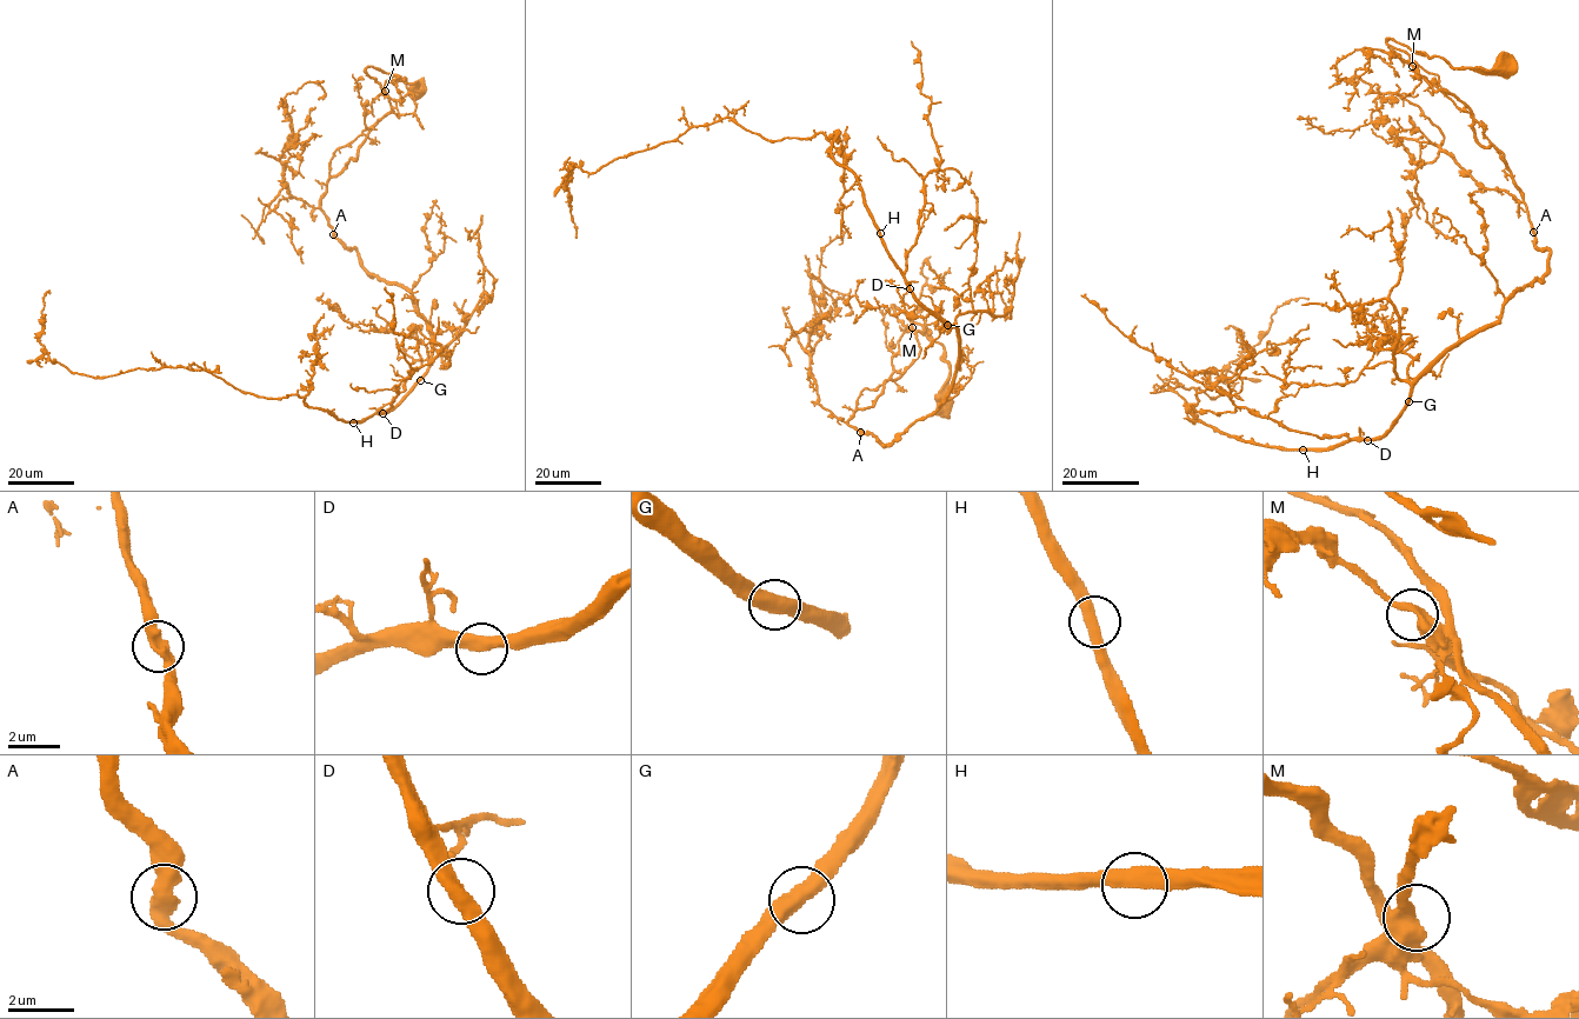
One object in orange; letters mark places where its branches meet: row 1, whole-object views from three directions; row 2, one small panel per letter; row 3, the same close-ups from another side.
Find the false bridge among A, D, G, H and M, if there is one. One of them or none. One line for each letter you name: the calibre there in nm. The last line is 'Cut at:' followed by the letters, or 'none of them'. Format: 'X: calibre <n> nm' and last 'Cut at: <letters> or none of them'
Cut at: none of them

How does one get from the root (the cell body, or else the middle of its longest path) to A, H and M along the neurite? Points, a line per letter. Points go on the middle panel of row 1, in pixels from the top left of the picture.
A: (943, 407), (943, 347), (892, 305), (908, 331), (898, 341), (892, 374), (858, 398), (847, 424), (860, 432)
H: (943, 407), (943, 347), (892, 305), (893, 373), (847, 424), (890, 446), (957, 364), (880, 233)
M: (943, 407), (948, 374), (943, 347), (892, 305), (897, 318), (908, 330), (912, 327)

